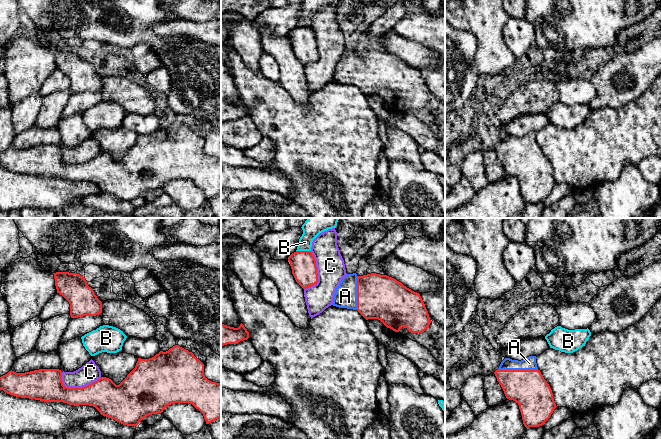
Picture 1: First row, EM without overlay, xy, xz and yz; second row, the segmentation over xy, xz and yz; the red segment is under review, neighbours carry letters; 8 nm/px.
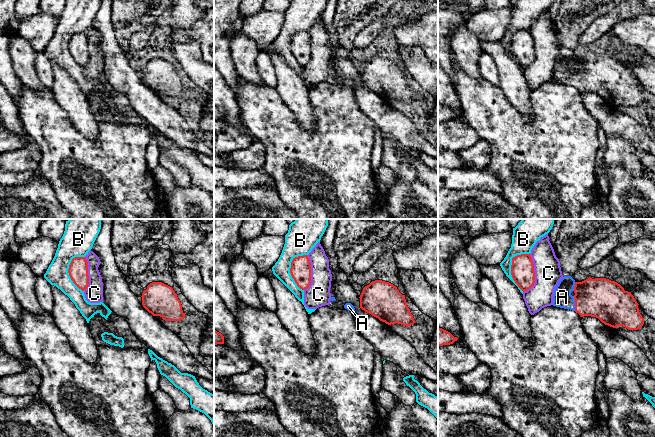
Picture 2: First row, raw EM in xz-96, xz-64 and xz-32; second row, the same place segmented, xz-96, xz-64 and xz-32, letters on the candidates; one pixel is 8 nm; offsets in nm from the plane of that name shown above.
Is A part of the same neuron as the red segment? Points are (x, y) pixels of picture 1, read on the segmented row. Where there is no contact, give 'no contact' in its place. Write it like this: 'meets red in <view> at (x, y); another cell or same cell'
meets red in yz at (518, 370); same cell

